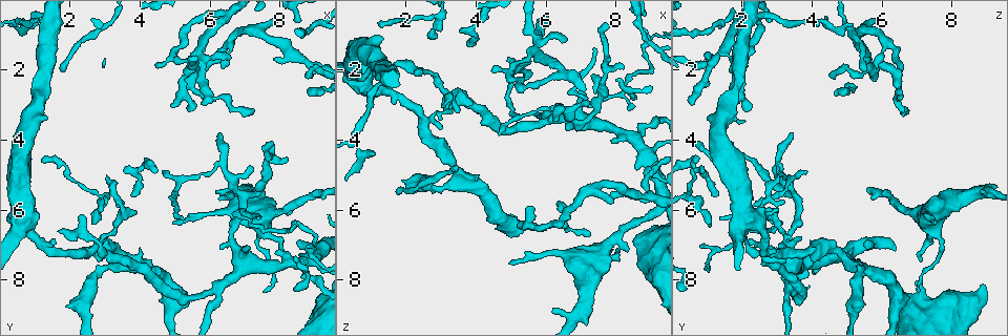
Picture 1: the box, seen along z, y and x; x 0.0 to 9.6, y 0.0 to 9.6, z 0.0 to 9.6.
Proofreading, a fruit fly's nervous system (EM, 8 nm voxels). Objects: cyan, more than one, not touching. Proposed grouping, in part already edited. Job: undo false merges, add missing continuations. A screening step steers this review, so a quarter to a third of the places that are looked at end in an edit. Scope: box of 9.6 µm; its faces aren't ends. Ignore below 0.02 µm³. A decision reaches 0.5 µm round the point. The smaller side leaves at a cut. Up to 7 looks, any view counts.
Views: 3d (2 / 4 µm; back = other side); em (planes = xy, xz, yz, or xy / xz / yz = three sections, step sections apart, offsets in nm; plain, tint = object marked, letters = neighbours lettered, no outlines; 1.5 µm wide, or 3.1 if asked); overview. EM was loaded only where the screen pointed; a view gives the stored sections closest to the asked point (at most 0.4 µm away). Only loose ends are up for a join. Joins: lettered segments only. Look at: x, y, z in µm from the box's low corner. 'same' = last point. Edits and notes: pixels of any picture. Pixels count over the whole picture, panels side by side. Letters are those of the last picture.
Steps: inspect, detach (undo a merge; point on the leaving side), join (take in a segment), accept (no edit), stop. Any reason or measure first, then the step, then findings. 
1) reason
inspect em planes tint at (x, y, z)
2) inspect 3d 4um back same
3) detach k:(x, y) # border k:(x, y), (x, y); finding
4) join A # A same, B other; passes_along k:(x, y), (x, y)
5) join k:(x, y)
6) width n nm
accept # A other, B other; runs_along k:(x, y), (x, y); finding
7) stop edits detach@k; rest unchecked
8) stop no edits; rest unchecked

three-way junction
inspect 3d 2um at (6.15, 8.30, 3.40)

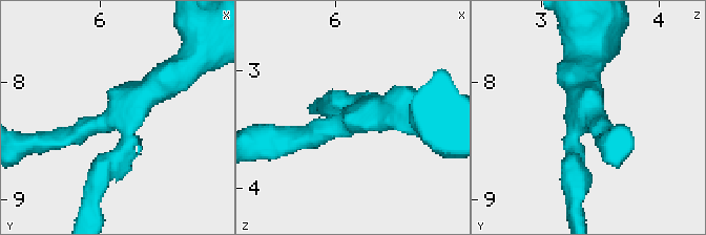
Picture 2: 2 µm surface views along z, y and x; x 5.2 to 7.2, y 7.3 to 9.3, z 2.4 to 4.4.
now the EM
inspect em planes letters at (6.18, 8.26, 3.38)

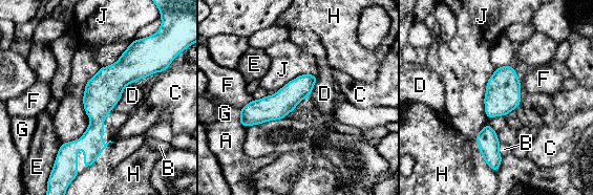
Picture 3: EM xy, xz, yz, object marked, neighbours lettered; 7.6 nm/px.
width 190 nm
accept # A other, B other, C other, D other, E other, F other, G other, H other, J other; border 3:(101, 67), (79, 136); one cell here

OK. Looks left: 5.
thin end
inspect 3d 4um at (1.25, 4.65, 0.75)

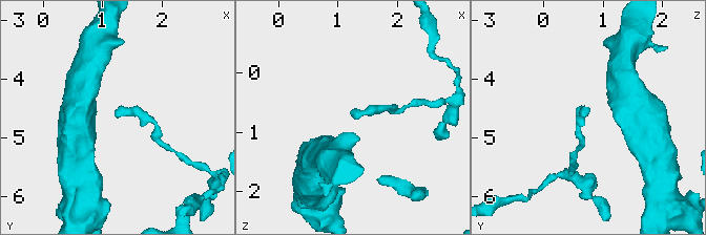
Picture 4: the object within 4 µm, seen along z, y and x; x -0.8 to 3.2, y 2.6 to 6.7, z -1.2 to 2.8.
now the EM
inspect em planes letters at (1.25, 4.65, 0.70)

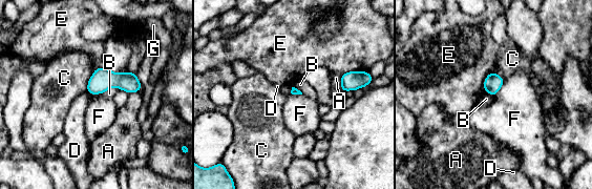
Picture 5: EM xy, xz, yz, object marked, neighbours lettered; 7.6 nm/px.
longest_contact C 200 nm
accept # A other, B other, C other, D other, E other, F other, G other; border 5:(505, 81), (493, 96); no lettered segment goes on from it

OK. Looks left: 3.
closes a loop
inspect 3d 2um back at (5.20, 1.30, 2.30)

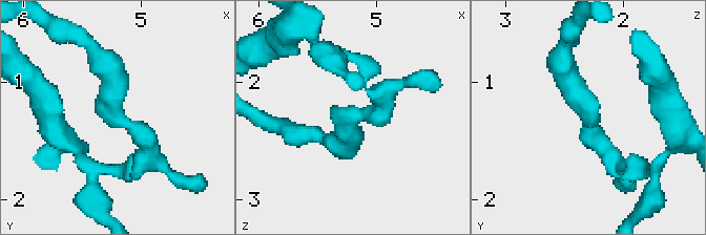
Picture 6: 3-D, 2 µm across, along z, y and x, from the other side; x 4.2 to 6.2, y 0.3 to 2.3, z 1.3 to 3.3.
inspect em planes letters at (5.14, 1.32, 2.28)

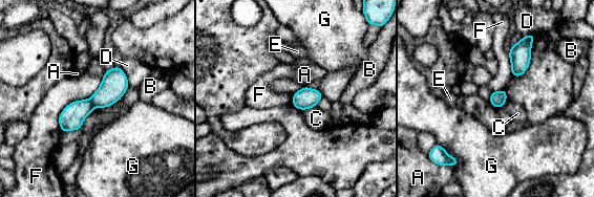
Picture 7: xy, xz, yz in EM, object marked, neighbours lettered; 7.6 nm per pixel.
accept # A other, B other, C other, D other, E other, F other, G other; border 7:(102, 79), (62, 110), (61, 131); all the same cell

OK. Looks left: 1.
stop no edits; rest unchecked

